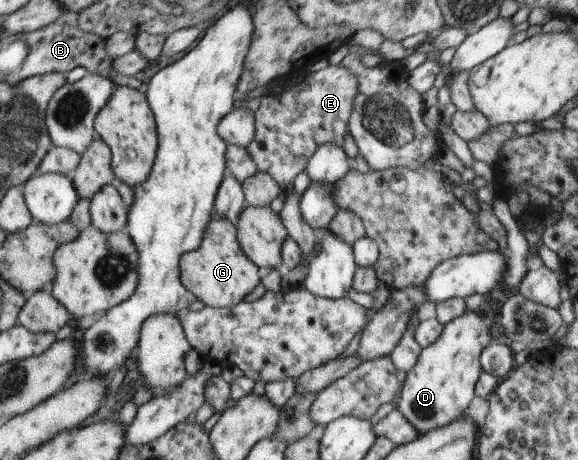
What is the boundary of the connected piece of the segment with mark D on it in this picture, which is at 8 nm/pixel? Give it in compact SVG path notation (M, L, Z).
M467 310L454 320L443 325L438 340L421 349L416 364L407 372L407 380L398 398L397 409L404 418L420 432L420 435L435 428L442 428L464 416L464 410L472 402L483 374L481 356L490 342L488 326L476 311Z

